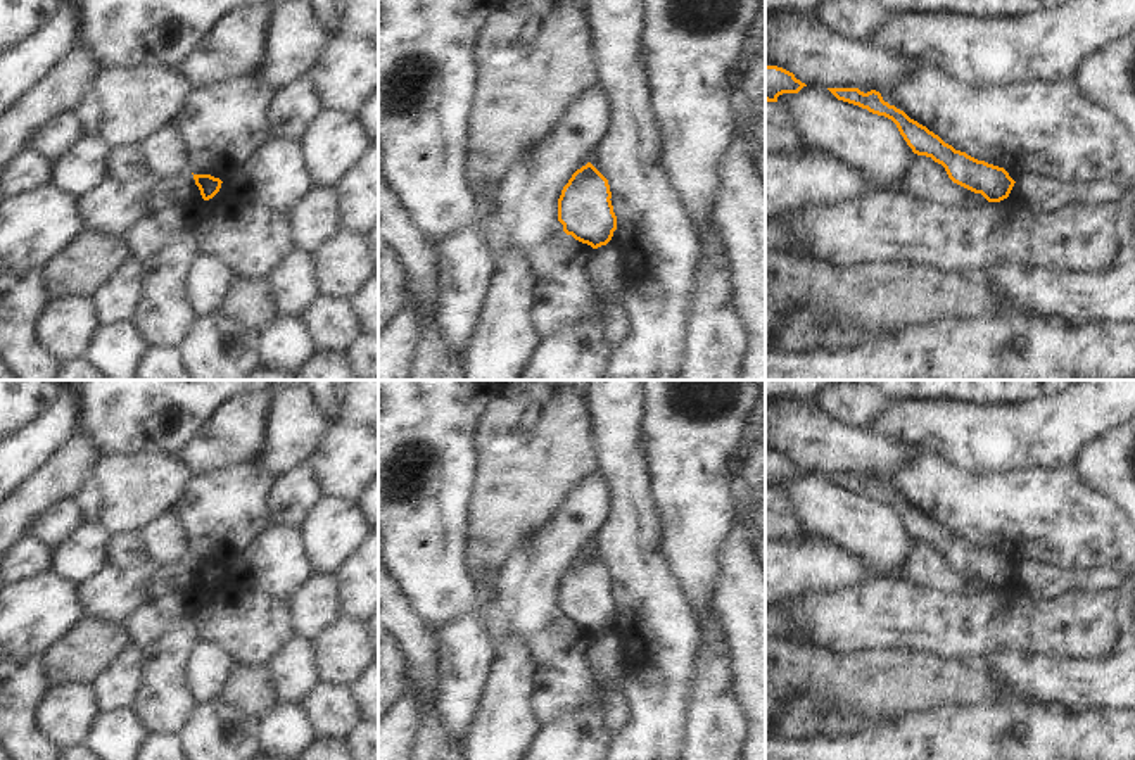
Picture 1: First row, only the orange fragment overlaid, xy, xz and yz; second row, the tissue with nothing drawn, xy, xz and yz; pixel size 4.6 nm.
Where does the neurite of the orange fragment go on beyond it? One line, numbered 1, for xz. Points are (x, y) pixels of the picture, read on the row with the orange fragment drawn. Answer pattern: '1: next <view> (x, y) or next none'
1: next none

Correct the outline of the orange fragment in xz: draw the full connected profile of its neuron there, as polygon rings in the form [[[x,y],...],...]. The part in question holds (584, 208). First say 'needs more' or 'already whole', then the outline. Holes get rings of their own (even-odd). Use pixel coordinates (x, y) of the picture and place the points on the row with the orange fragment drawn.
already whole | [[[587,162],[577,169],[558,199],[558,221],[575,240],[598,249],[617,230],[608,180]]]

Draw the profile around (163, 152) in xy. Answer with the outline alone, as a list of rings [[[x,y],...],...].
[[[171,126],[155,130],[136,149],[145,169],[159,181],[190,173],[185,145]]]

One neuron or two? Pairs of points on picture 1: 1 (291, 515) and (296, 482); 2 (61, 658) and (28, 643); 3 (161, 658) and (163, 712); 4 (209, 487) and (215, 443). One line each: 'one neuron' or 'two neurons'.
1: one neuron
2: two neurons
3: one neuron
4: two neurons

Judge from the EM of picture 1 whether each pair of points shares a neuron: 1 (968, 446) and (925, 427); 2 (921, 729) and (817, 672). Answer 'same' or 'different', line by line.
1: same
2: different

